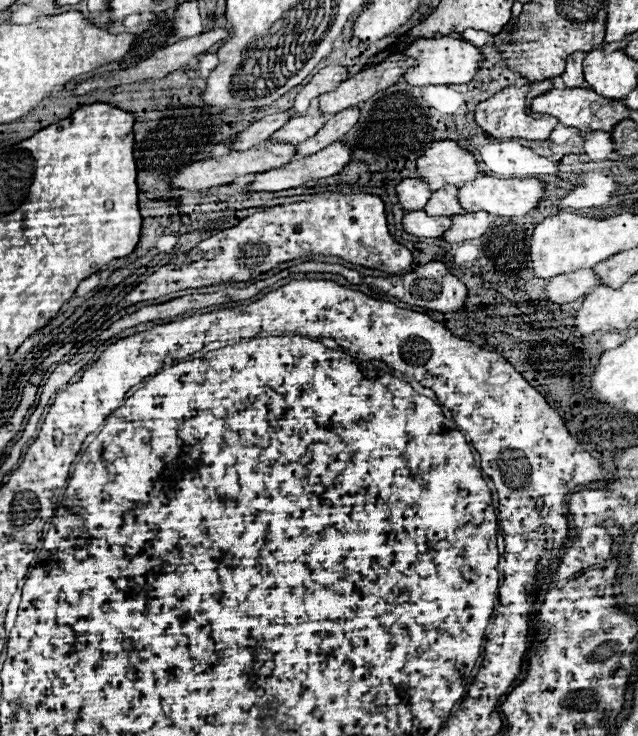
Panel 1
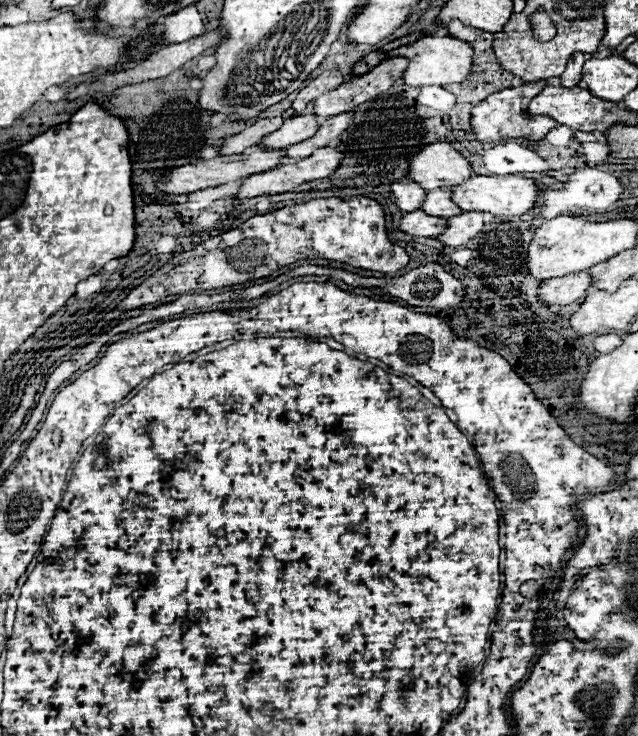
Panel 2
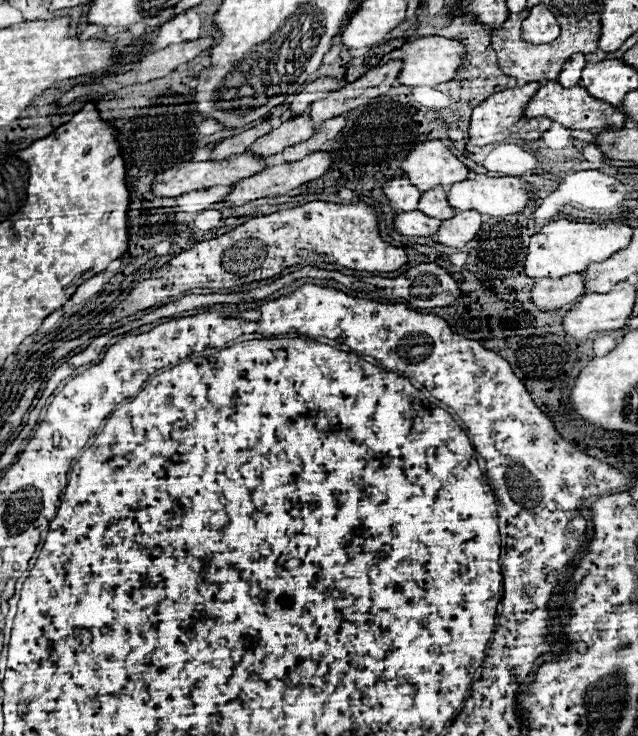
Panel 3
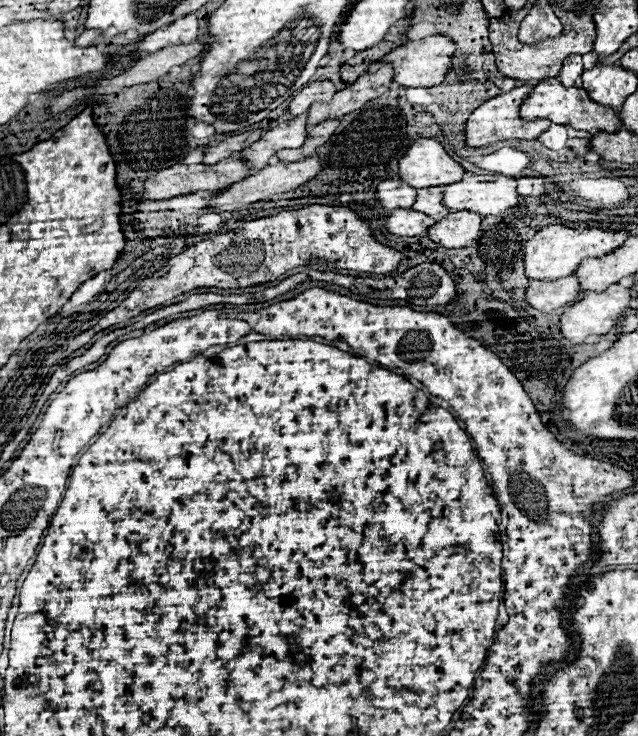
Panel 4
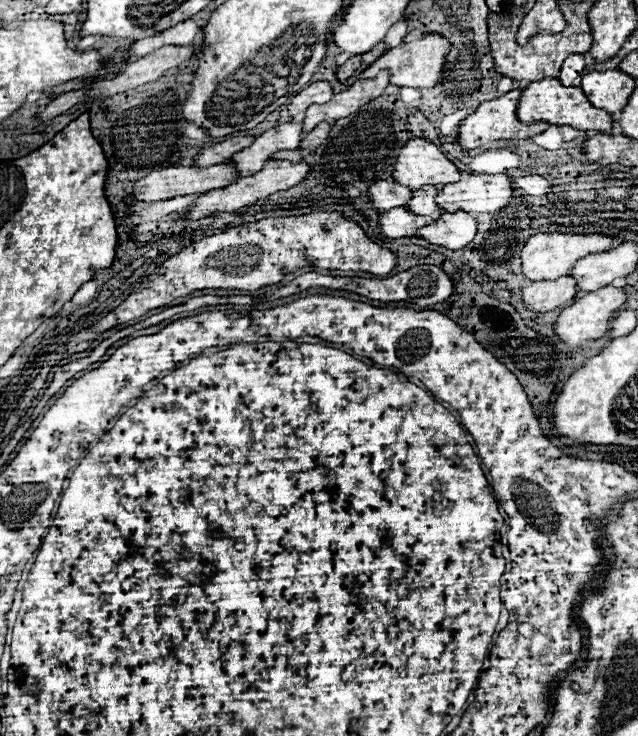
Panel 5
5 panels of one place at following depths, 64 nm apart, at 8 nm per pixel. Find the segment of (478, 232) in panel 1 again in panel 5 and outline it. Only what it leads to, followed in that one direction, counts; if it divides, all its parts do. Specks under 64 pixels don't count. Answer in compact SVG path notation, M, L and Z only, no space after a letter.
M458 211L456 213L444 213L434 224L424 226L418 236L428 240L430 244L444 246L450 250L460 250L468 246L476 236L476 218L472 214Z

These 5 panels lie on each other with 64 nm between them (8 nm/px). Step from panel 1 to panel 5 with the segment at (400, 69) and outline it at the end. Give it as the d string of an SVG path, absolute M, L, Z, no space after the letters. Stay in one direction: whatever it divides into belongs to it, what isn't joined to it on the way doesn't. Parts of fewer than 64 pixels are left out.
M382 70L376 78L356 80L346 92L334 94L334 98L328 104L312 104L306 110L304 132L310 132L320 122L334 122L338 118L346 118L348 114L354 114L356 110L360 110L360 106L384 94L388 84L390 84L390 72Z

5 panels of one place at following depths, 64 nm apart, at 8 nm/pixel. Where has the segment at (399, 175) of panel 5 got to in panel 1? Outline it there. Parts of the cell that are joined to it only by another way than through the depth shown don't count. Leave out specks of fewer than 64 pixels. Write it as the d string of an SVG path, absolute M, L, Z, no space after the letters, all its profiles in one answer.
M454 140L434 142L416 162L418 176L428 182L430 190L440 190L446 184L464 186L478 174L474 154L460 148Z

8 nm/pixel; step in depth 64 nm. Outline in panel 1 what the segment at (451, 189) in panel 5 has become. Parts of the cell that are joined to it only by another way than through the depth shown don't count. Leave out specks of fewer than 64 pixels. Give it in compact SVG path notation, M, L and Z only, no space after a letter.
M480 174L476 180L468 182L468 186L462 186L458 190L460 204L470 212L490 212L496 216L526 216L532 208L540 204L544 198L544 182L538 178L494 178Z

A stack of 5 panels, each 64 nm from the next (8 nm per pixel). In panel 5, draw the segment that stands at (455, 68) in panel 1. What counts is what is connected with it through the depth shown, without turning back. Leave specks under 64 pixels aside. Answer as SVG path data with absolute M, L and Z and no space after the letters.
M426 34L422 40L404 42L398 48L390 48L376 62L372 62L360 78L374 78L380 70L390 70L390 84L408 86L408 88L432 88L442 80L442 70L446 62L446 54L450 52L450 42L440 34Z

